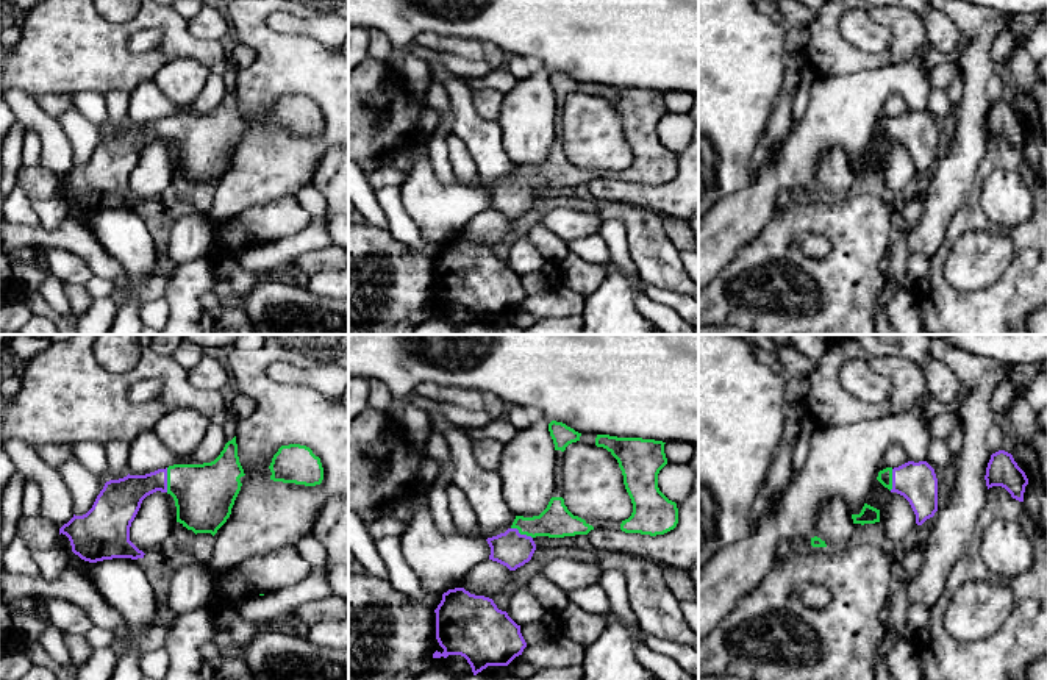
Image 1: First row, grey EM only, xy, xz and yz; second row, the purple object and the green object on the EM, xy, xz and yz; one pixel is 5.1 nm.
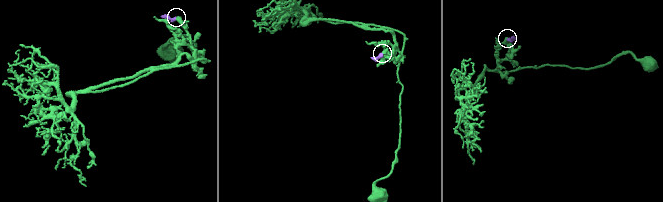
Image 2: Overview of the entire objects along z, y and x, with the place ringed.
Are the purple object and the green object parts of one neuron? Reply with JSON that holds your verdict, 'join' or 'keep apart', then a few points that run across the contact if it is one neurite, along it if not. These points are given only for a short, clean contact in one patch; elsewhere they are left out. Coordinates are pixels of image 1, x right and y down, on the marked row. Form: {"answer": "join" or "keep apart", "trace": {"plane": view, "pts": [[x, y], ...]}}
{"answer": "join", "trace": {"plane": "xy", "pts": [[122, 497], [138, 486], [166, 480], [185, 482], [203, 494]]}}

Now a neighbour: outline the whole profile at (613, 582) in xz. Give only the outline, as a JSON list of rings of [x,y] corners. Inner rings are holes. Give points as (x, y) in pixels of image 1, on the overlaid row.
[[[608,569],[603,572],[599,585],[609,599],[611,613],[619,616],[631,632],[638,632],[639,624],[630,605],[625,574],[620,569]]]

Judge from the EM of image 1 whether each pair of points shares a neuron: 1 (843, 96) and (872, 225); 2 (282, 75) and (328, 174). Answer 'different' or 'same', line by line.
1: different
2: different

